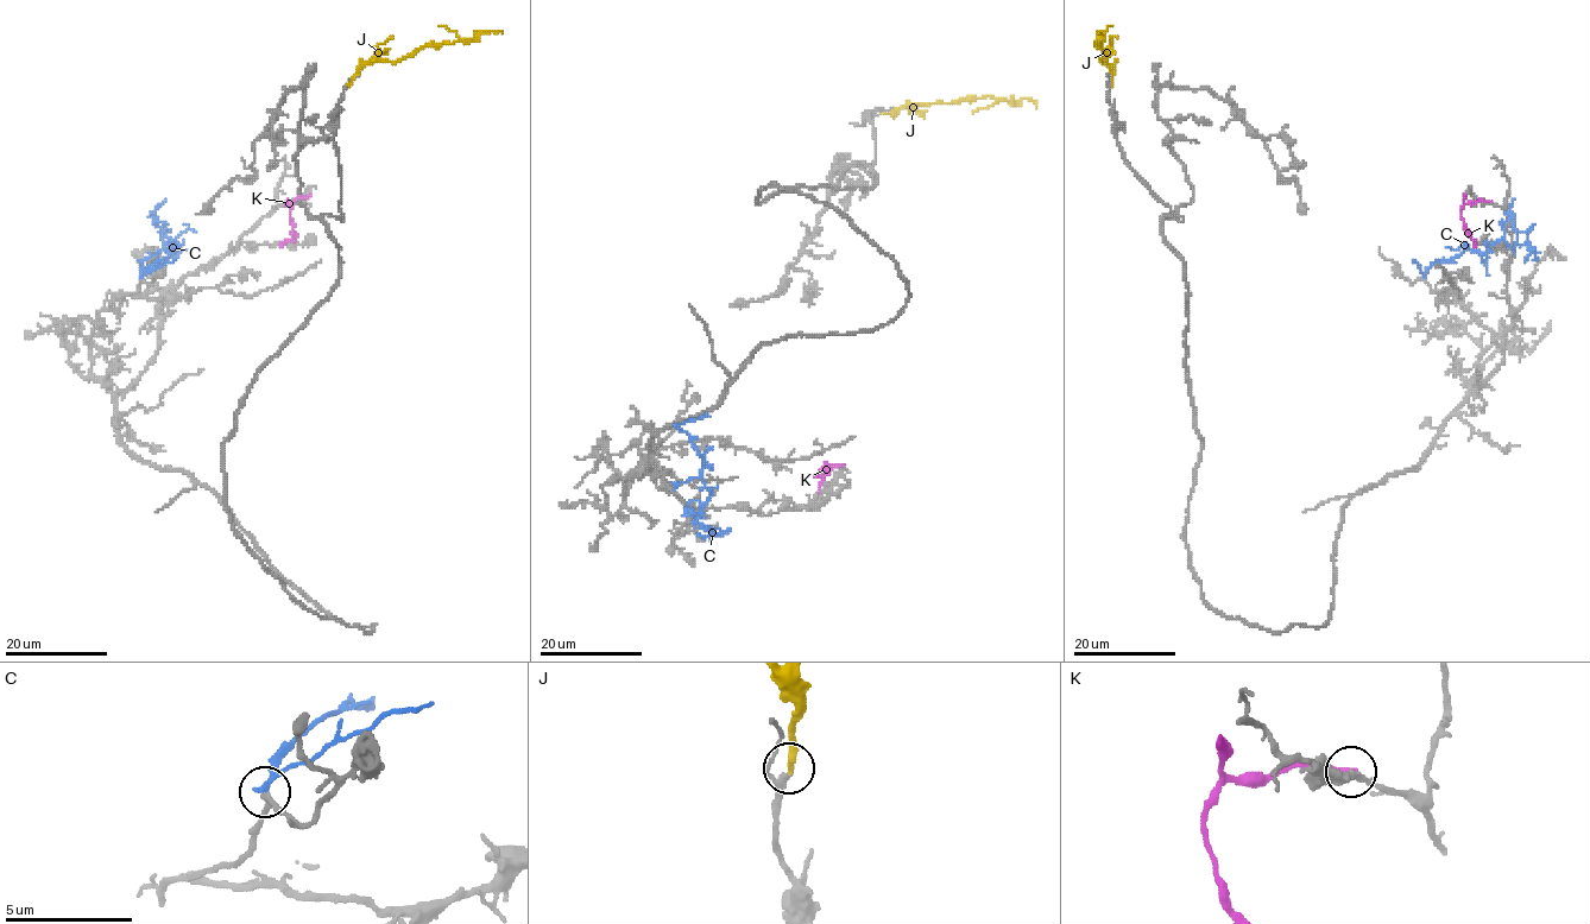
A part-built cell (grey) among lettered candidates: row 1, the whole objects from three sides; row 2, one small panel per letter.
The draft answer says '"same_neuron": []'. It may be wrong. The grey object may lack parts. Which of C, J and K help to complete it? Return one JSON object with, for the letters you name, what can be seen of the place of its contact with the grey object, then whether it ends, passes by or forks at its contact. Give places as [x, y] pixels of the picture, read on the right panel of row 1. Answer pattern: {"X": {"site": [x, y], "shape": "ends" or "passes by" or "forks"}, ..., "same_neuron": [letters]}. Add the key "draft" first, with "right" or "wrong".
{"draft": "wrong", "J": {"site": [1111, 84], "shape": "ends"}, "same_neuron": ["J"]}

